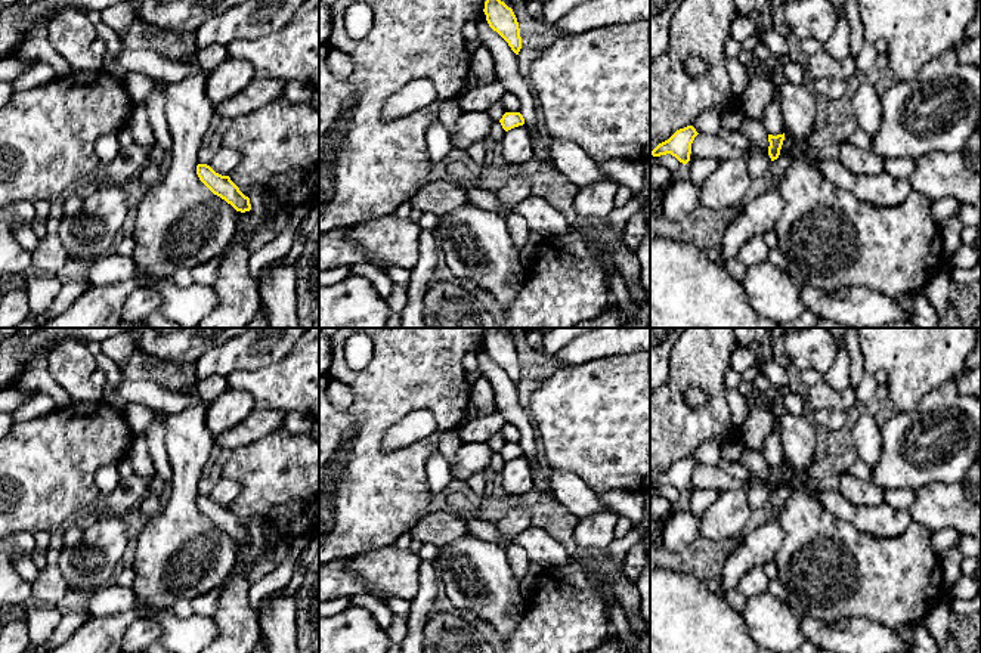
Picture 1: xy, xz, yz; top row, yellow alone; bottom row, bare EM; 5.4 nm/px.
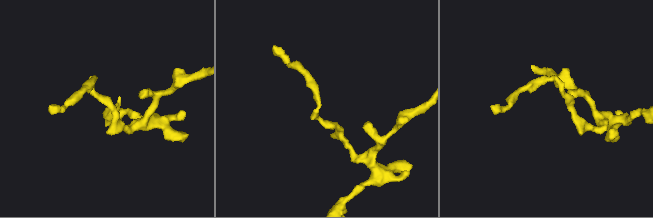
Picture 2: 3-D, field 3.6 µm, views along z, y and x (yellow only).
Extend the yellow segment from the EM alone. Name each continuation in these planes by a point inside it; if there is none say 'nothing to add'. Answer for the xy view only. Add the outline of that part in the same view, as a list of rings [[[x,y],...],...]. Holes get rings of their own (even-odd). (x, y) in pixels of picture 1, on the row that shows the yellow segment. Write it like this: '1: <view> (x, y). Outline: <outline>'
nothing to add

